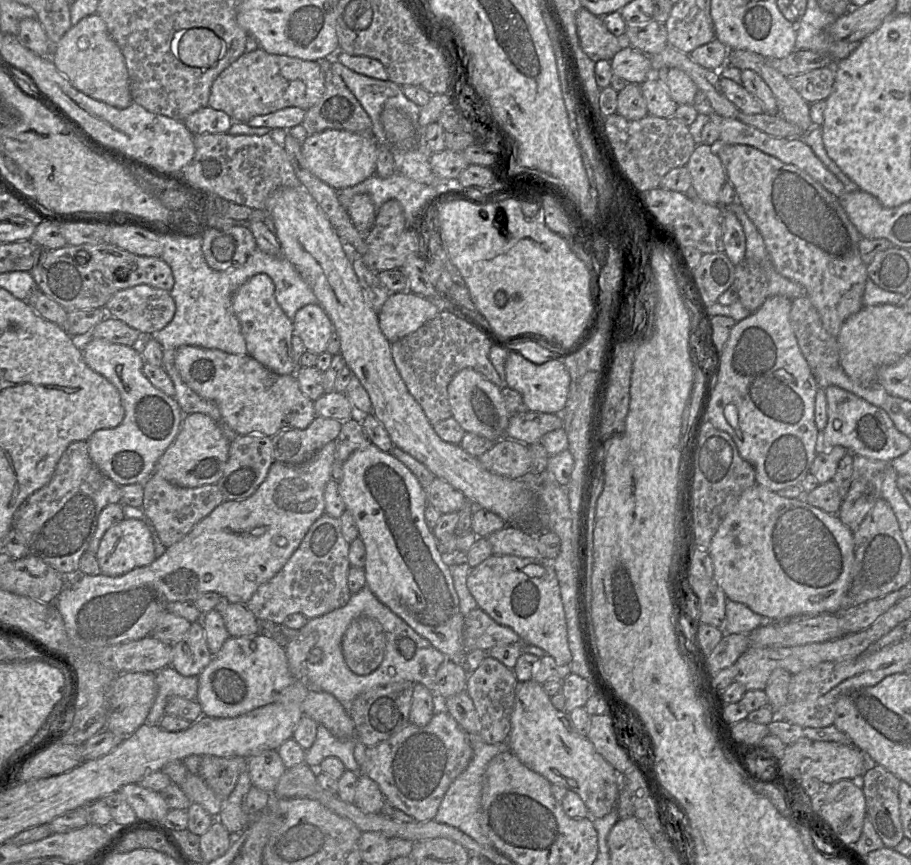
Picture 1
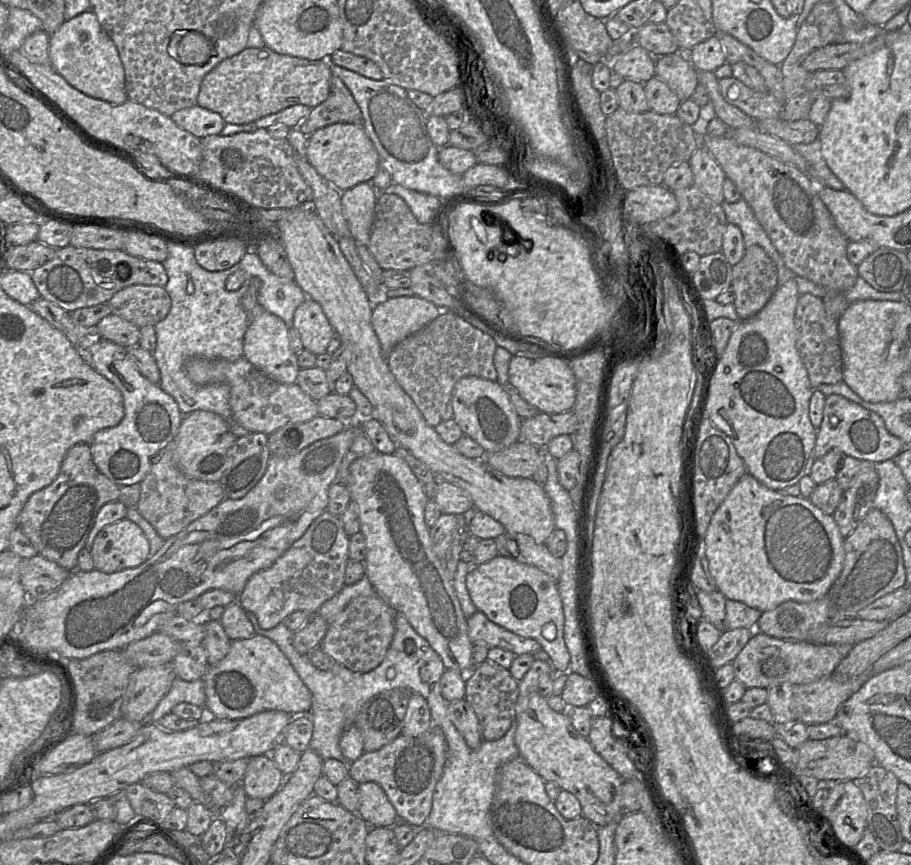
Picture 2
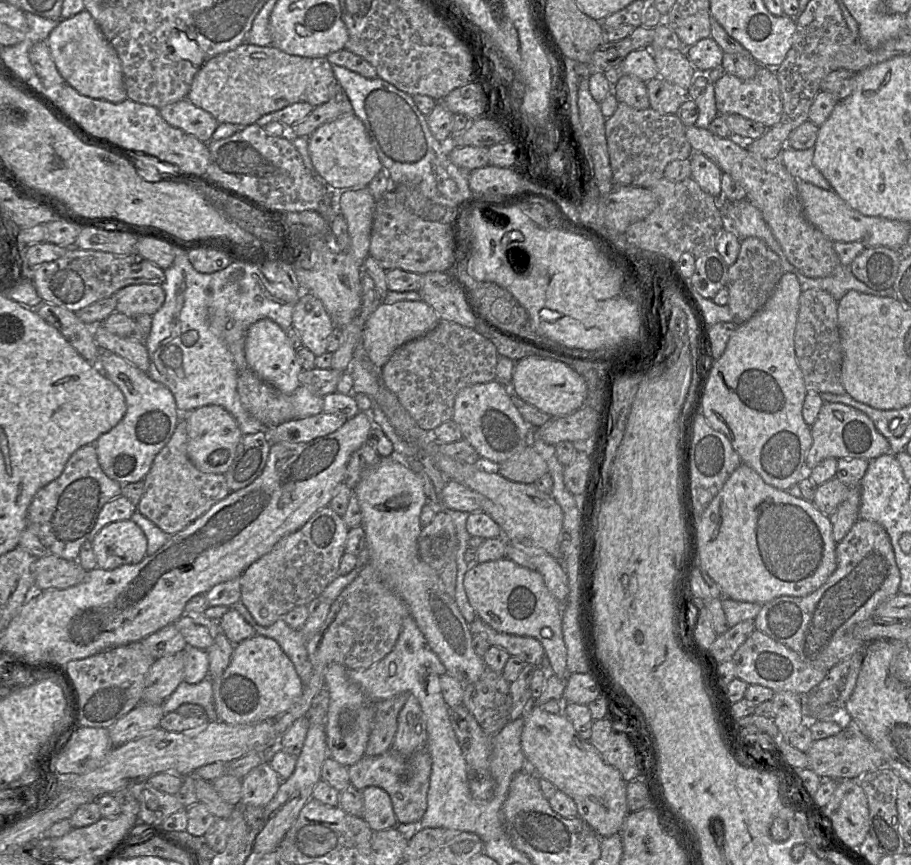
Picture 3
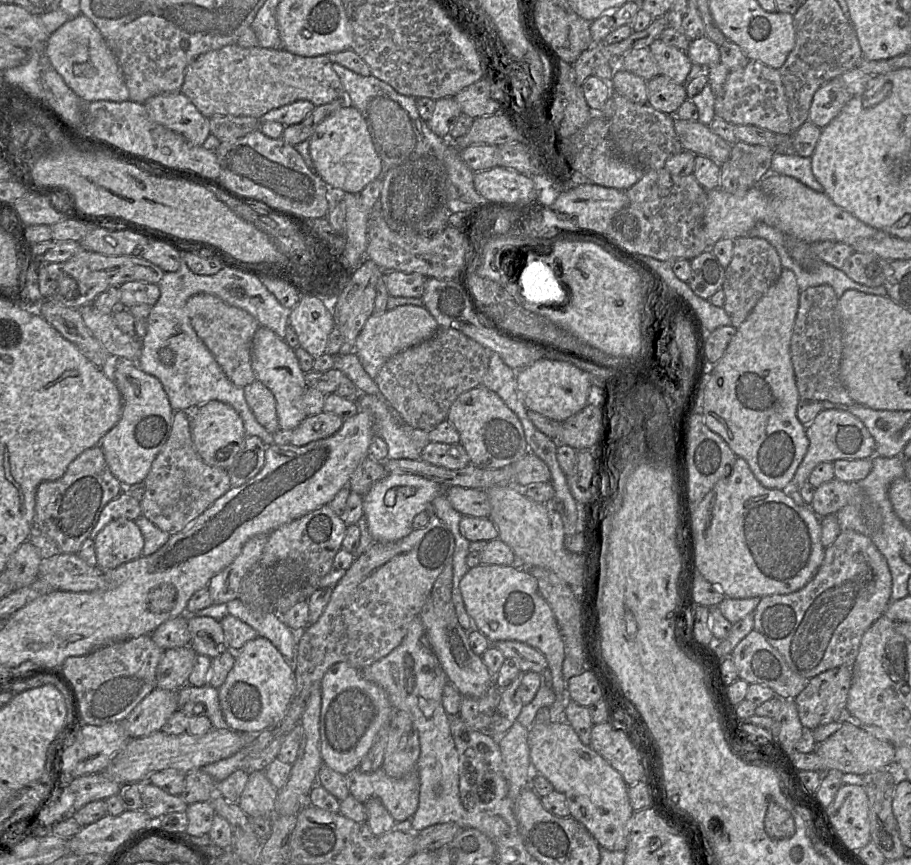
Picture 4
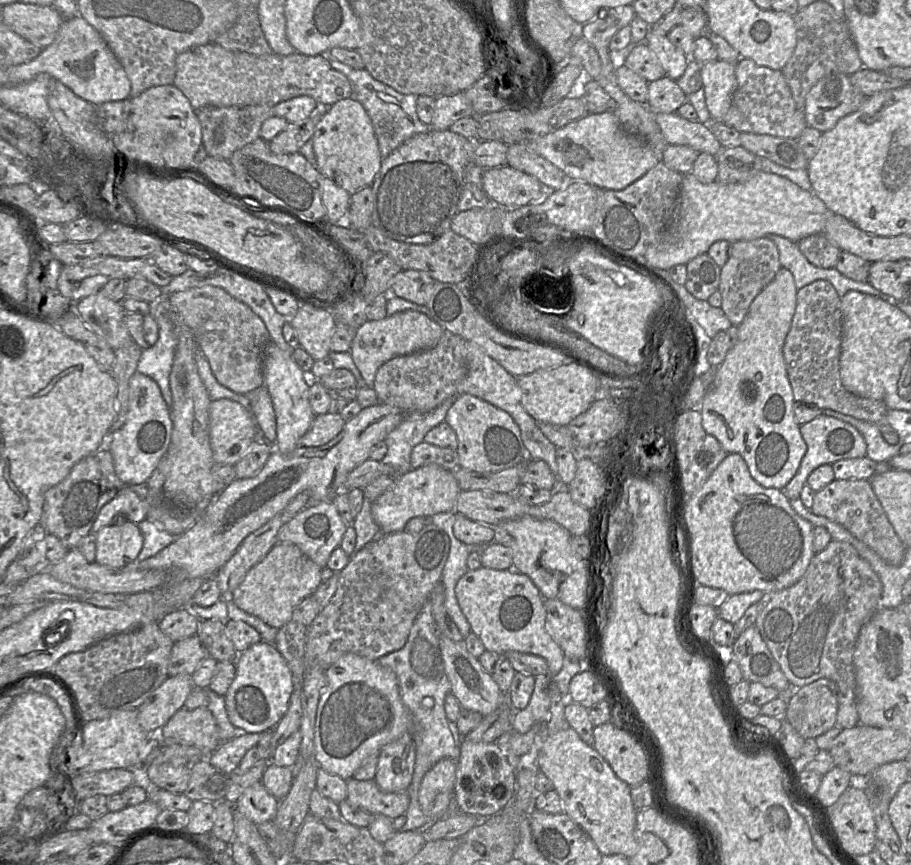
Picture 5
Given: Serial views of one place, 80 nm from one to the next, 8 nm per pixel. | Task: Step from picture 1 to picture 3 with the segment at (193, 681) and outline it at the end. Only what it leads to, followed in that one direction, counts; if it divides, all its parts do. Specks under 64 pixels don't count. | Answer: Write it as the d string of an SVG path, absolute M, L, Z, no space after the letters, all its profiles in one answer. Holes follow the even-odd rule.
M206 678L200 683L181 682L176 690L164 701L165 713L176 711L183 704L198 704L205 710L207 720L218 720L215 708L212 680Z

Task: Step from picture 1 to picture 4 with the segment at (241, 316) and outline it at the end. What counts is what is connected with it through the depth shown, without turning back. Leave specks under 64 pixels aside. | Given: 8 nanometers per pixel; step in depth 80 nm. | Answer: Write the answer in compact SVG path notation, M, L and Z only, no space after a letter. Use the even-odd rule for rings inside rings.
M259 326L252 339L251 364L256 380L274 396L279 429L288 431L296 428L306 418L302 410L302 397L307 385L295 351L284 338L267 327Z

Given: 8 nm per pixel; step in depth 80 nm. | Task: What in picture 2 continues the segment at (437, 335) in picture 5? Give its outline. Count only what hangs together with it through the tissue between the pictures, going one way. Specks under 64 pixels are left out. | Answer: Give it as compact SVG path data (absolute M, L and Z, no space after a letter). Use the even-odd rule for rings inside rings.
M417 295L376 302L371 323L382 354L387 358L399 342L423 329L441 312L435 304Z

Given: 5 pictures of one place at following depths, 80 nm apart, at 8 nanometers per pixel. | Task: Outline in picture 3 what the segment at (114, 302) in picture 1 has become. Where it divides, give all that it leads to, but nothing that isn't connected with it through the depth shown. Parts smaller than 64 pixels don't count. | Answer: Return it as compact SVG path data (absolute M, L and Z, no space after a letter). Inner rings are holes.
M157 284L128 285L114 293L116 311L134 318L140 314L153 315L163 305L164 290Z

